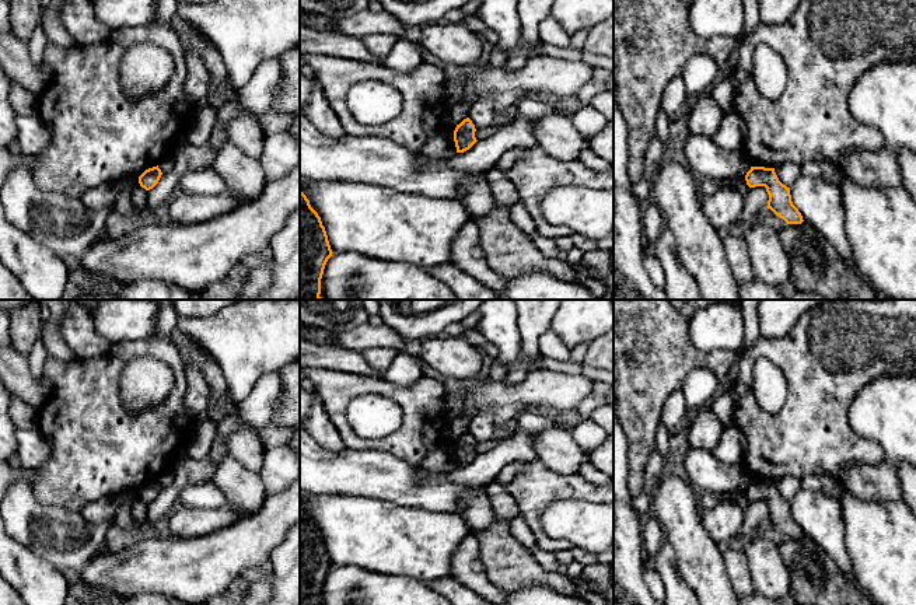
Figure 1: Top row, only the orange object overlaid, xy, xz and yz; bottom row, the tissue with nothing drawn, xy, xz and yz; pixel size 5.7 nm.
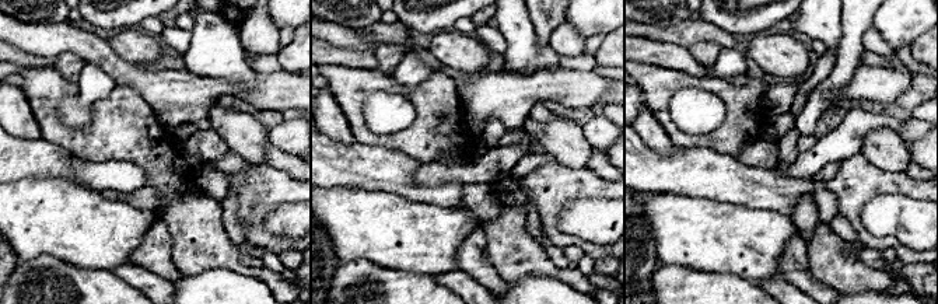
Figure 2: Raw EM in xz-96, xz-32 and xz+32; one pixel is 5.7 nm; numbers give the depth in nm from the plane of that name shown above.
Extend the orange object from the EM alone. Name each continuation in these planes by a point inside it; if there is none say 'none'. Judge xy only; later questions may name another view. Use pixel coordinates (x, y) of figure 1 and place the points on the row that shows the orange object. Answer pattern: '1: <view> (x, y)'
none

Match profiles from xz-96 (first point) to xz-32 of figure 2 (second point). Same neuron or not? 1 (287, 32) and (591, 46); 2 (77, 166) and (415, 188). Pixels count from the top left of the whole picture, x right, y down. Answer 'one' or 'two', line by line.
1: one
2: two

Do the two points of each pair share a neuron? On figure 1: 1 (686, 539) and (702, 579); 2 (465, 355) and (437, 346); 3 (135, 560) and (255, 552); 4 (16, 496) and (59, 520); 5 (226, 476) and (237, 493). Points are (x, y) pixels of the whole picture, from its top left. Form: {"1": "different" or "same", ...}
{"1": "same", "2": "same", "3": "same", "4": "same", "5": "same"}

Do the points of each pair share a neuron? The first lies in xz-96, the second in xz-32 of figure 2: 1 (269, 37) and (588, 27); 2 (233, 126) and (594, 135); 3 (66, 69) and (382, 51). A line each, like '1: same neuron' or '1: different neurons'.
1: different neurons
2: different neurons
3: same neuron

